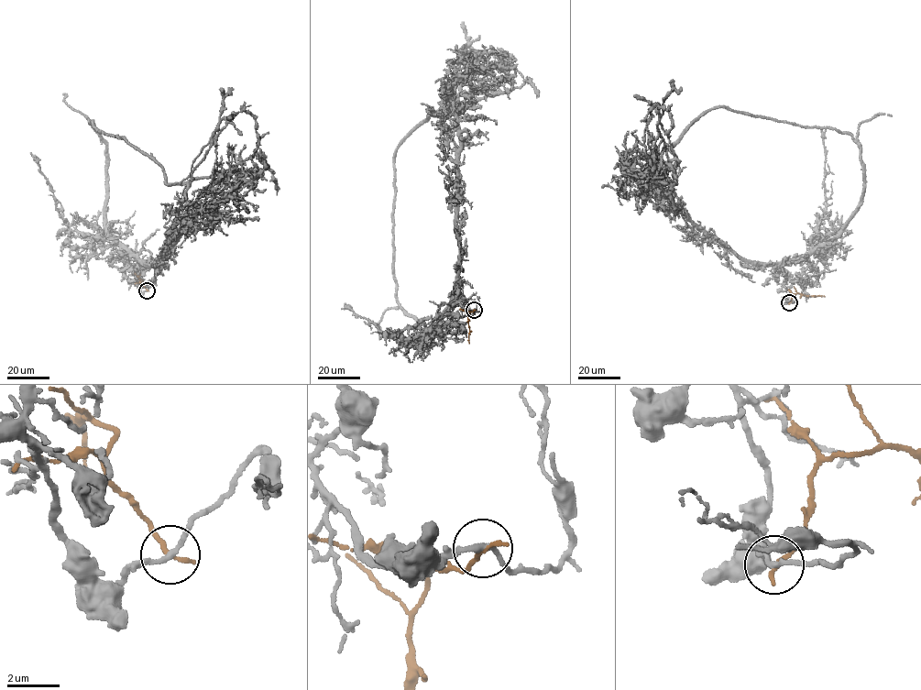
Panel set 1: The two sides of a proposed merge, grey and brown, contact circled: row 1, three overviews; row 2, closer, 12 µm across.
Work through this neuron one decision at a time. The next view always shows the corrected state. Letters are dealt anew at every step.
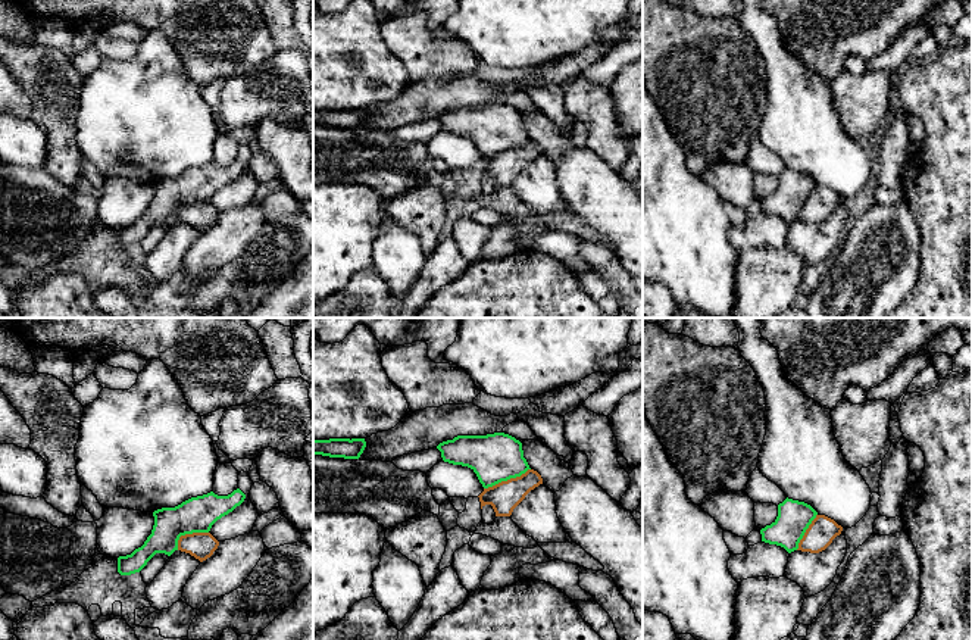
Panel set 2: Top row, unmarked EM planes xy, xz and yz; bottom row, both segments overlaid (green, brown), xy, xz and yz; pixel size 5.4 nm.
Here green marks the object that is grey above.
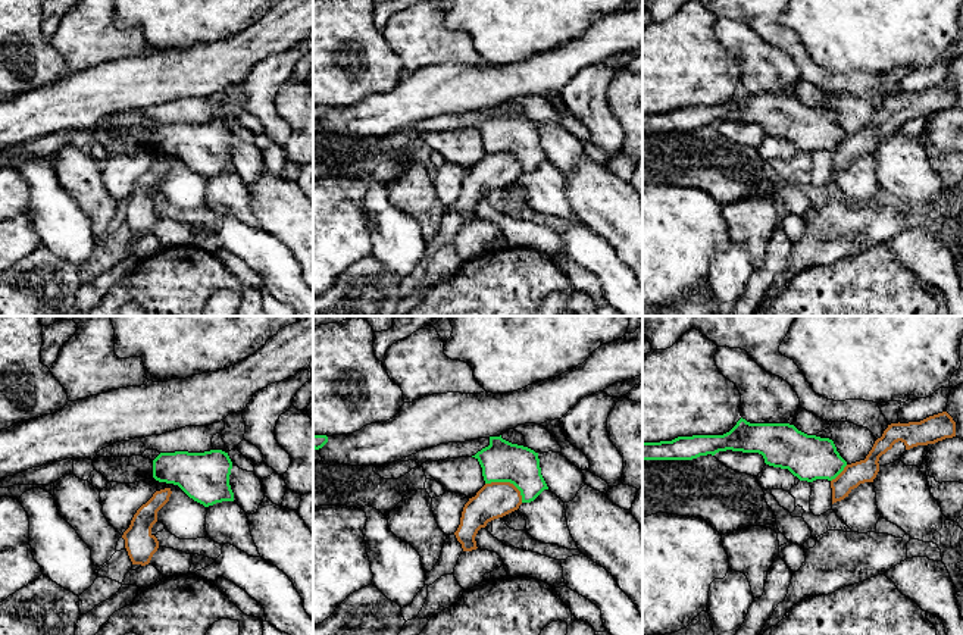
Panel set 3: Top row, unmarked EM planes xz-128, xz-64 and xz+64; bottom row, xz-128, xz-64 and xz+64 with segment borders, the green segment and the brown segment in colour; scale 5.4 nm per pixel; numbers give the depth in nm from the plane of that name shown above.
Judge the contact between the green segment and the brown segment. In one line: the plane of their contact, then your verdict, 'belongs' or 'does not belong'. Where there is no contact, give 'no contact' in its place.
contact in xz; does not belong

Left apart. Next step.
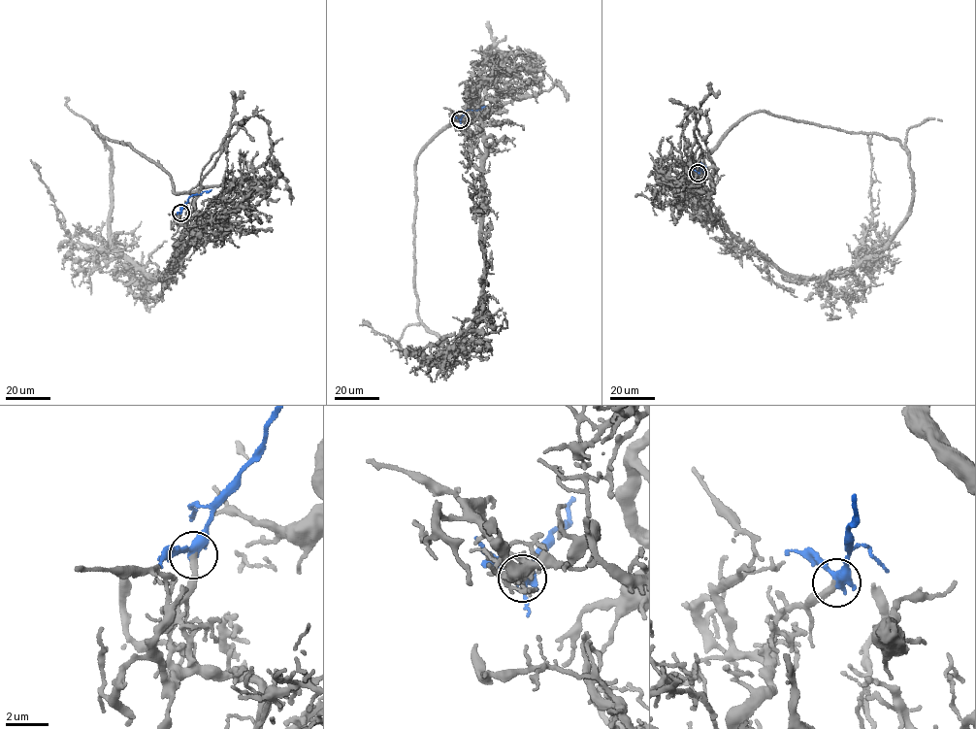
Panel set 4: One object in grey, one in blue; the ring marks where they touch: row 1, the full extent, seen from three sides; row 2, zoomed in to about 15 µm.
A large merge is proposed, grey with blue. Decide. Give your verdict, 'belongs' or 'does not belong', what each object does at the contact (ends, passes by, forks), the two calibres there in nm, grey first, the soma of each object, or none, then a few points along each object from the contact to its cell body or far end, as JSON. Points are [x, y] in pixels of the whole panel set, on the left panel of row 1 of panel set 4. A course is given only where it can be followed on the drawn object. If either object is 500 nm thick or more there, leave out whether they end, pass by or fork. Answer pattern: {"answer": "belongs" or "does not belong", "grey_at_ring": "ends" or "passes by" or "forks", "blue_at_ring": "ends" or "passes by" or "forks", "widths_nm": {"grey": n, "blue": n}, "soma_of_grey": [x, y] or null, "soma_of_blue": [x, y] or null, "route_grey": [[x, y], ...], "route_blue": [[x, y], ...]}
{"answer": "belongs", "grey_at_ring": "ends", "blue_at_ring": "passes by", "widths_nm": {"grey": 320, "blue": 420}, "soma_of_grey": null, "soma_of_blue": null, "route_grey": [[180, 213], [187, 232], [197, 229], [195, 240], [161, 279], [152, 277], [113, 249], [71, 239], [30, 159]], "route_blue": [[180, 213], [191, 195], [211, 189]]}

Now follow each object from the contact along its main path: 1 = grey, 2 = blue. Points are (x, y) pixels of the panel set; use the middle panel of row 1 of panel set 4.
1: (460, 119), (478, 120), (485, 154), (485, 269), (476, 321), (462, 339), (416, 353), (360, 325)
2: (460, 119), (467, 110), (486, 106)

